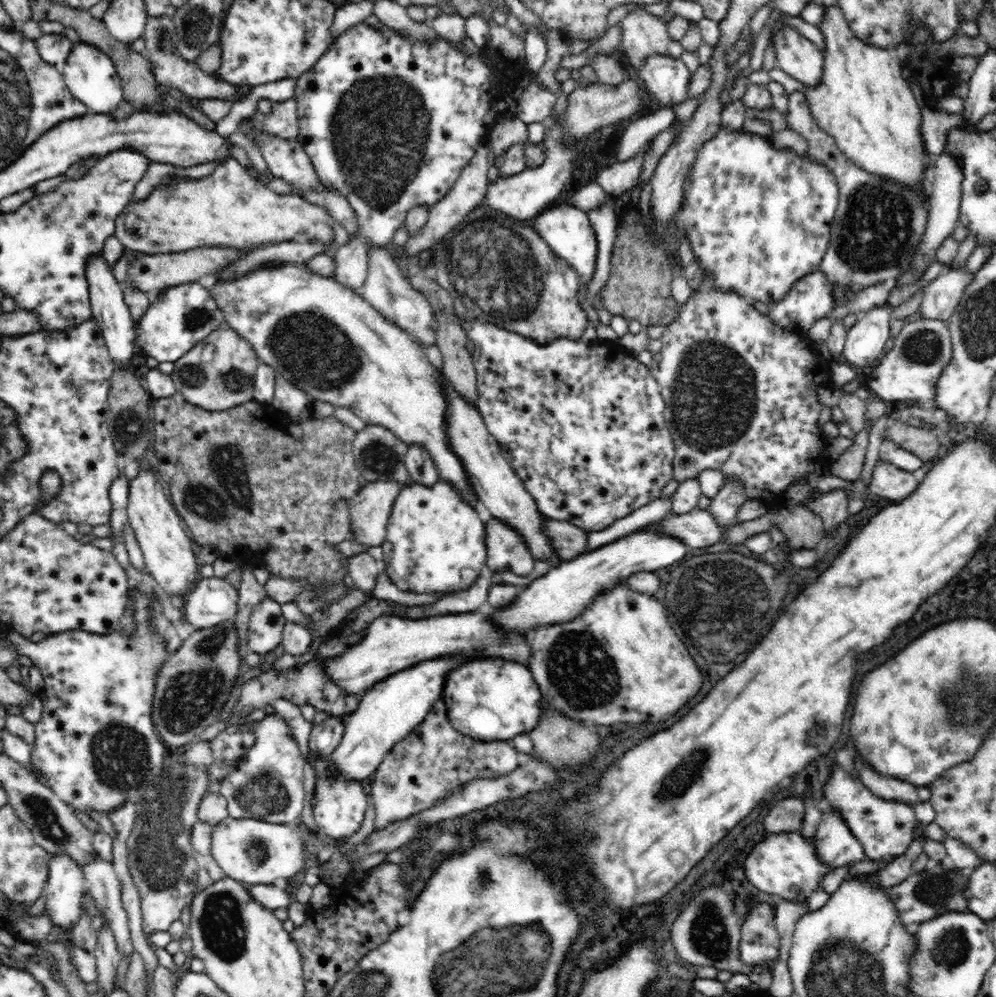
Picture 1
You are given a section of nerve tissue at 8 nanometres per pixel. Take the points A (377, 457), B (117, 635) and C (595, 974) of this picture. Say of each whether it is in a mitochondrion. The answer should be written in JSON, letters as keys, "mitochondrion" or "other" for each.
{"A":"mitochondrion","B":"other","C":"other"}

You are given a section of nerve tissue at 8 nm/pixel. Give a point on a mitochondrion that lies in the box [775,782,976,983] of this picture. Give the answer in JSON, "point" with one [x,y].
{"point":[953,948]}

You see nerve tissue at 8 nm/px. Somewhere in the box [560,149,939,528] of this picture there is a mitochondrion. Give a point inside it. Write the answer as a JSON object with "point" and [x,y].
{"point":[714,397]}

